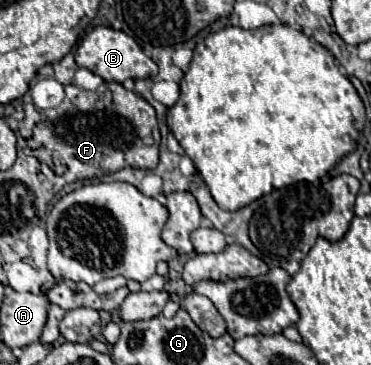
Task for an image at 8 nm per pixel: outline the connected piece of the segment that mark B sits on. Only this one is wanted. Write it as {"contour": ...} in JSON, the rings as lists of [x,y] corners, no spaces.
{"contour":[[[97,26],[87,36],[81,38],[75,52],[75,62],[81,68],[87,68],[101,76],[105,82],[123,82],[127,78],[155,78],[157,76],[157,64],[143,54],[141,46],[127,36],[125,32],[113,30],[109,26]]]}

